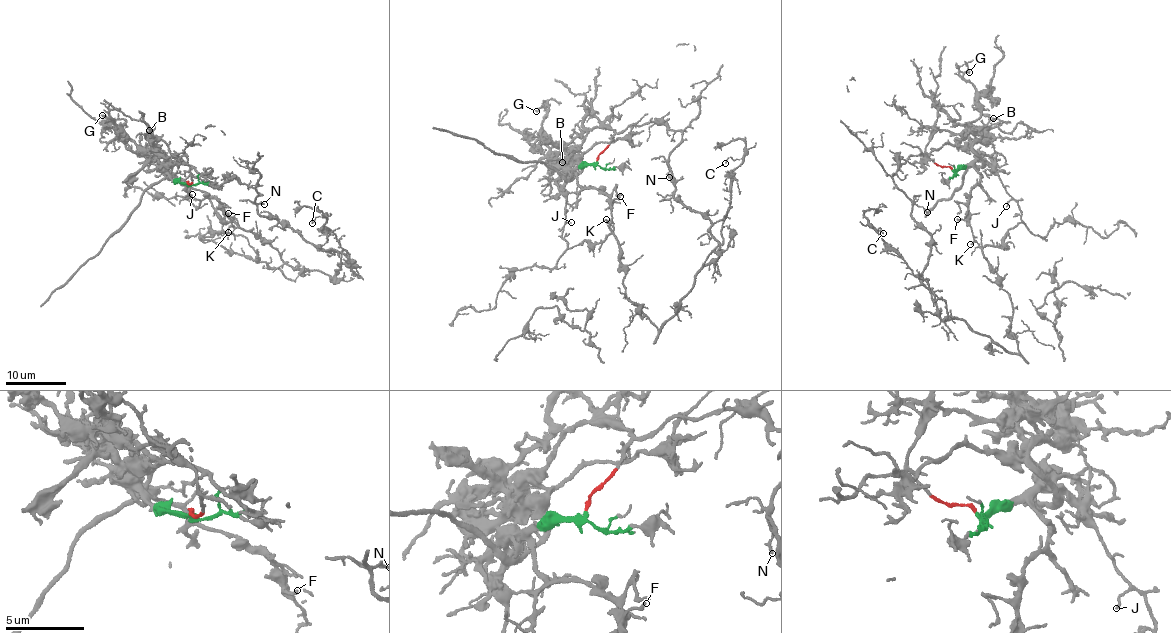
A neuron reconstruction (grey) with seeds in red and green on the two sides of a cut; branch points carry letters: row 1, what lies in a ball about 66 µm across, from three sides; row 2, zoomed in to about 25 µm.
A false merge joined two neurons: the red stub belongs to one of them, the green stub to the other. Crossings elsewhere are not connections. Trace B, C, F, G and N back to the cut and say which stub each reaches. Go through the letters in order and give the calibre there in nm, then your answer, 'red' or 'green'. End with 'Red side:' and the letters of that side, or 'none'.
B: 200 nm thick; green
C: 140 nm thick; red
F: 200 nm thick; green
G: 140 nm thick; green
N: 160 nm thick; red
Red side: C, N

